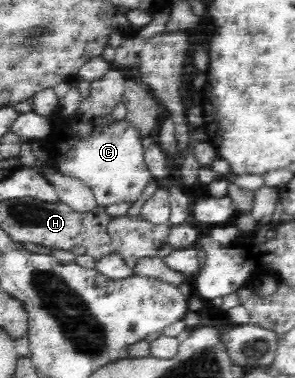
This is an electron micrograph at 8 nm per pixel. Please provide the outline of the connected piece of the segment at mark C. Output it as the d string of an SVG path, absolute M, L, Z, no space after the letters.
M111 68L109 72L90 84L90 94L83 98L78 109L71 116L62 118L60 115L54 122L54 129L47 143L51 164L63 175L74 176L86 186L92 189L98 205L108 206L112 203L130 201L136 202L142 195L144 188L150 182L151 174L148 172L143 159L142 138L139 132L127 121L109 126L102 120L102 115L109 113L114 106L121 102L125 84L125 72L120 69Z

